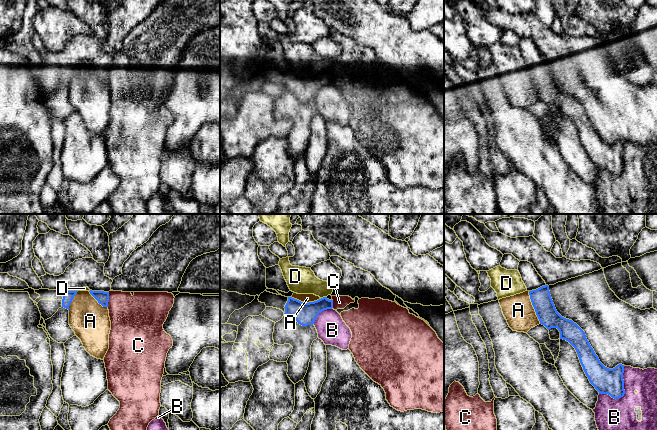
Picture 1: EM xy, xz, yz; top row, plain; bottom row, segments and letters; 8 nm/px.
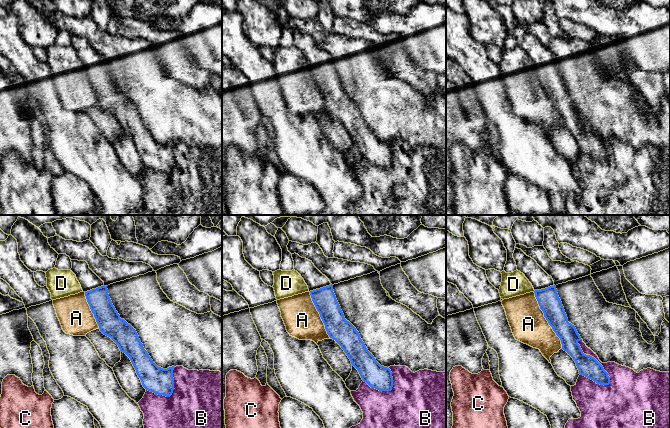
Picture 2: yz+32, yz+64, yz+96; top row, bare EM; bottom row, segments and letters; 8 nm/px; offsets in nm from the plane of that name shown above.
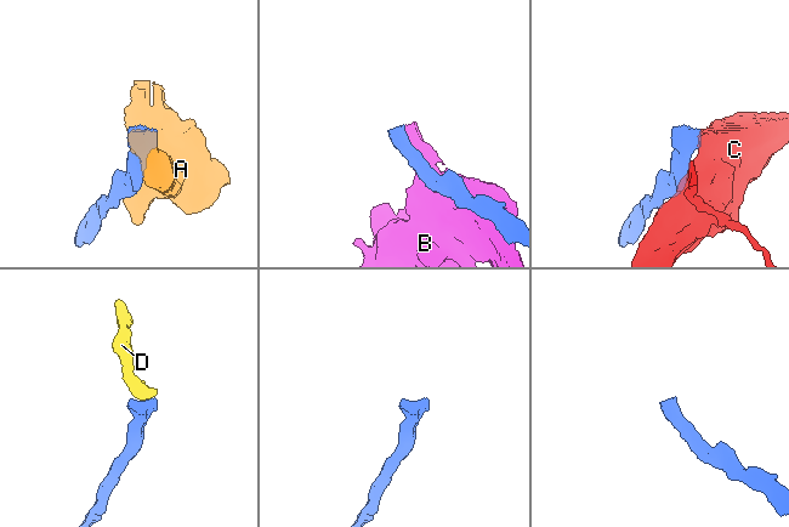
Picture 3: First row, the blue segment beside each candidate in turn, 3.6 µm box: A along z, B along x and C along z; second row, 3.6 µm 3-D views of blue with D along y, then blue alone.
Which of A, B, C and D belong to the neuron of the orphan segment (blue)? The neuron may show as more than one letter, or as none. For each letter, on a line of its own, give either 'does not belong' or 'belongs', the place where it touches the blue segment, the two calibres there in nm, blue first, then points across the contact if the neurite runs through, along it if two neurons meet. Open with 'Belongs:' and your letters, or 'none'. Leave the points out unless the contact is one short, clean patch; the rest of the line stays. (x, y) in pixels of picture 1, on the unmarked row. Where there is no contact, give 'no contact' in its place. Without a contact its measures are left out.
Belongs: none
A: does not belong; contact yz (533, 82); calibres 160 and 240 nm
B: does not belong; contact yz (624, 169); calibres 200 and 320 nm
C: does not belong; contact xy (108, 75); calibres 100 and 360 nm; border xy (109, 68), (107, 82)
D: does not belong; contact xz (323, 73); calibres 180 and 220 nm; border xz (326, 72), (321, 74)

